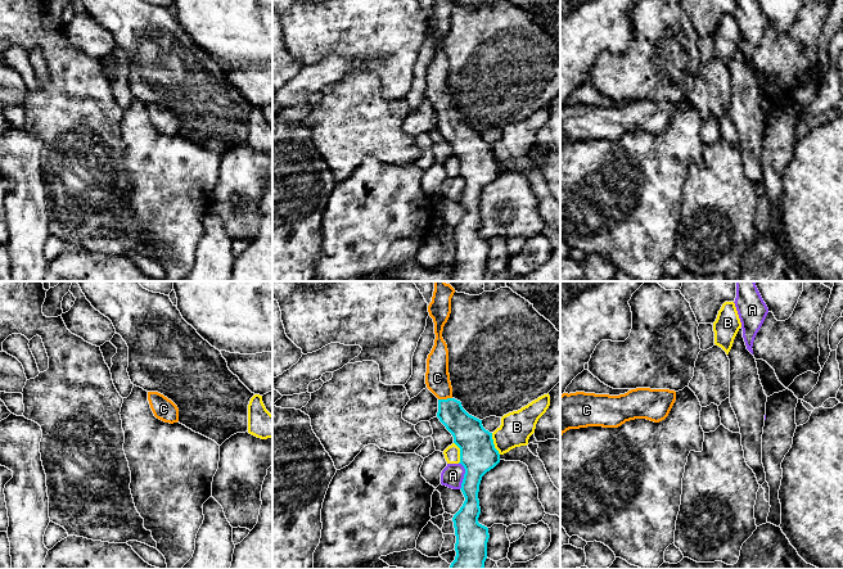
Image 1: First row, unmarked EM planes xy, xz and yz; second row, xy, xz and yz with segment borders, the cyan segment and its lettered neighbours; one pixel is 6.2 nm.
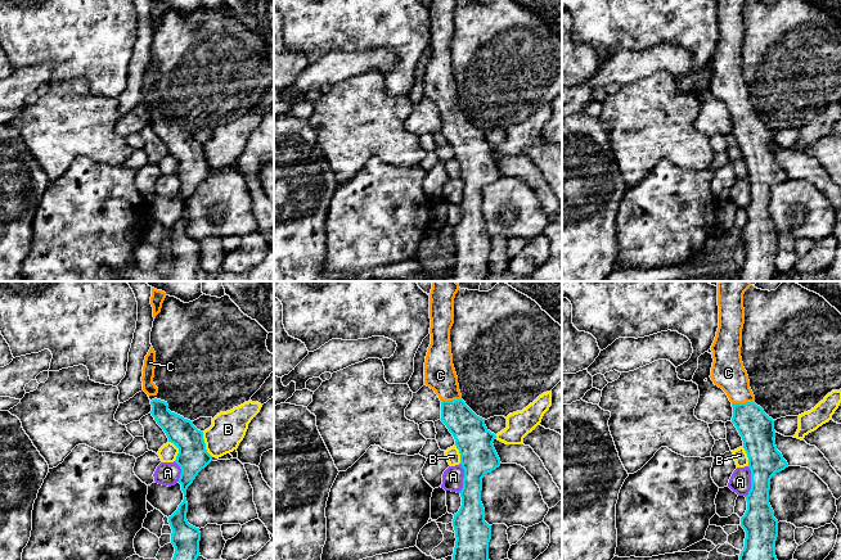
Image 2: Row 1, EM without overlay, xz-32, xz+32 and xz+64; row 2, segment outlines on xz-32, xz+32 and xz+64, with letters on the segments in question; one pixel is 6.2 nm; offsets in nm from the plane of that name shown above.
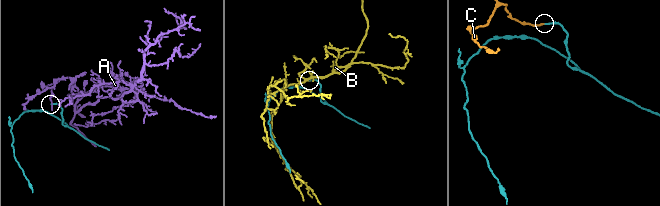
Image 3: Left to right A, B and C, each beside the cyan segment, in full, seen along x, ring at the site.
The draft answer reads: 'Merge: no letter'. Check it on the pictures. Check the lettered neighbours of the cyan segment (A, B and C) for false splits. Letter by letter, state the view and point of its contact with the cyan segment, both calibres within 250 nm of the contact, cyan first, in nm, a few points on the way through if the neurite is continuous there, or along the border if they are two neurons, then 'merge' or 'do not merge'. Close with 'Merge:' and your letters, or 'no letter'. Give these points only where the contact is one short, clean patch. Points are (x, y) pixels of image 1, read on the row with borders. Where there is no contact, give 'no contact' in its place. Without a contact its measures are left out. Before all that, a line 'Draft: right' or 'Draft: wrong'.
Draft: wrong
A: xz (464, 475) | 220/140 nm | along xz (460, 463), (464, 469), (464, 478), (459, 488) | do not merge
B: xz (492, 443) | 220/200 nm | along xz (491, 433), (494, 447), (500, 454) | do not merge
C: xz (445, 400) | 200/160 nm | across xz (468, 432), (450, 412), (445, 400), (437, 378) | merge
Merge: C

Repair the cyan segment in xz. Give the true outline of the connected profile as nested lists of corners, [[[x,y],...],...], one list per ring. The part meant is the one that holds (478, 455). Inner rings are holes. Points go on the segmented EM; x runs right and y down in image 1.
[[[434,281],[428,312],[434,322],[436,339],[427,358],[425,384],[438,398],[437,417],[452,434],[454,443],[460,448],[459,464],[465,469],[460,488],[465,501],[452,518],[456,556],[450,569],[483,569],[490,534],[488,528],[478,523],[478,492],[482,477],[500,462],[500,453],[495,448],[492,433],[483,428],[482,420],[469,415],[461,402],[452,397],[448,349],[442,331],[451,313],[454,293],[450,284]]]

